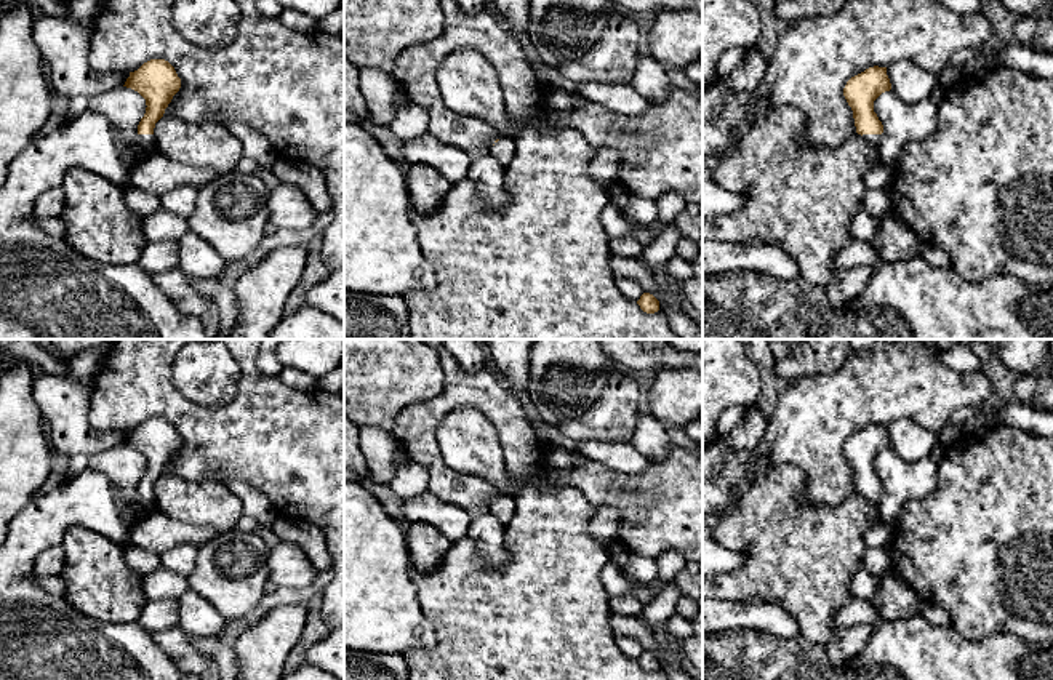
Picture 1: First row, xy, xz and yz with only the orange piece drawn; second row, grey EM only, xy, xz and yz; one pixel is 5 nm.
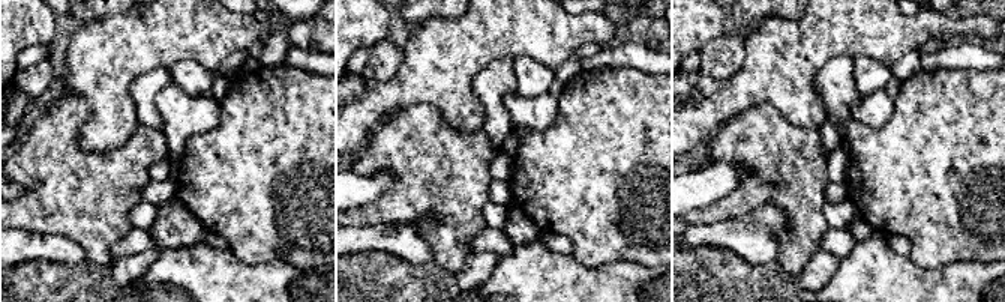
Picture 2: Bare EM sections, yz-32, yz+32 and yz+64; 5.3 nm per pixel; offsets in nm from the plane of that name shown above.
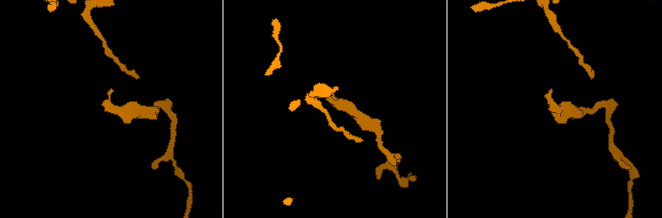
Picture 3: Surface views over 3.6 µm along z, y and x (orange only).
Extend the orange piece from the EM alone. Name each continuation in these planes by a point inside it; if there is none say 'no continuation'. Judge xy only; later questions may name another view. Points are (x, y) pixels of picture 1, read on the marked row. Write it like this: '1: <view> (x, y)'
1: xy (148, 141)

